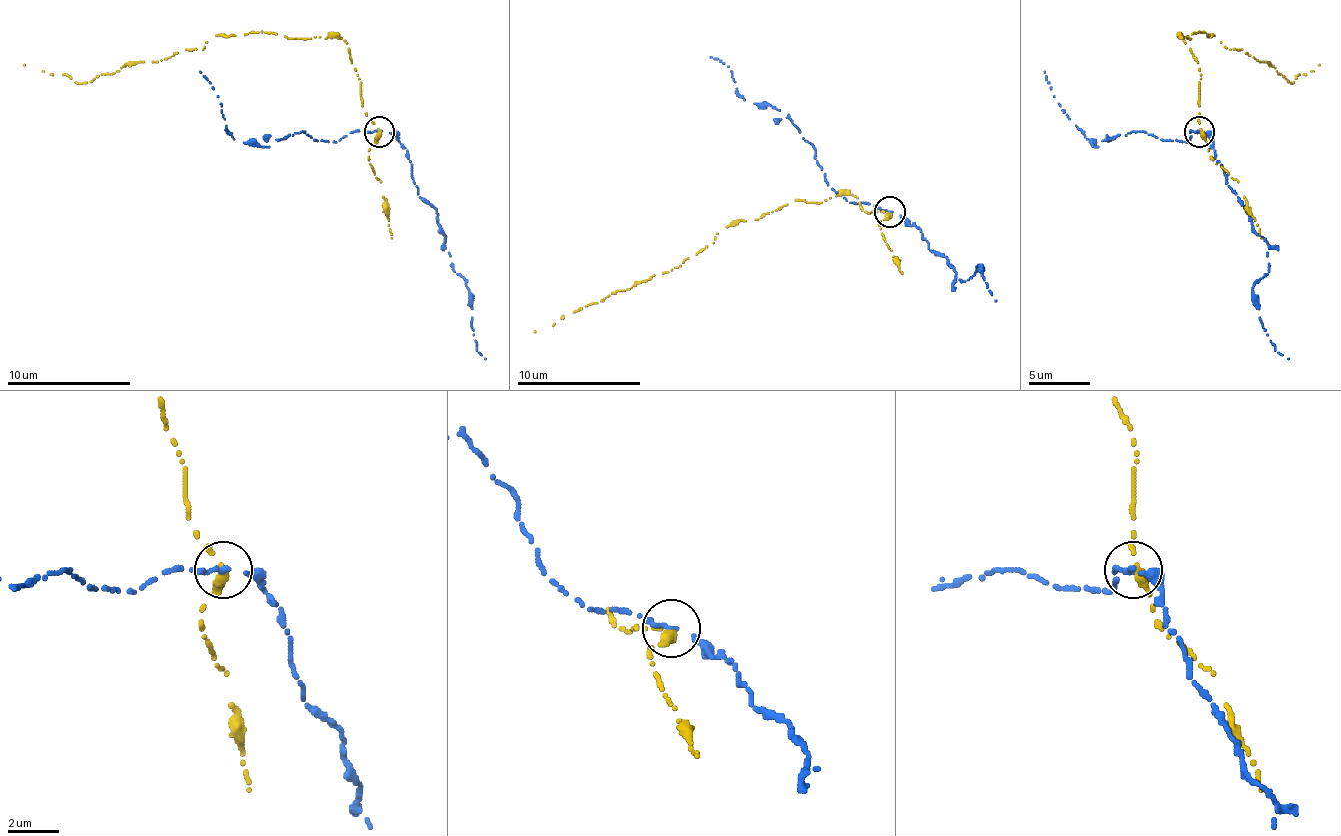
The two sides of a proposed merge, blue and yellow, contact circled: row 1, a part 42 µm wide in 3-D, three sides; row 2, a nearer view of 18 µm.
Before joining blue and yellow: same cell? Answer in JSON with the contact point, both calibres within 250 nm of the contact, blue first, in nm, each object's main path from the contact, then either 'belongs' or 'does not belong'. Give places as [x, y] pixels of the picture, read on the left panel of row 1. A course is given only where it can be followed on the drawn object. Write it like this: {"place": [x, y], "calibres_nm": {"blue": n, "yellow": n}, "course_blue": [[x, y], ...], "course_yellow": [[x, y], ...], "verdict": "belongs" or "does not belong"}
{"place": [379, 131], "calibres_nm": {"blue": 200, "yellow": 400}, "course_blue": [[380, 132], [327, 141], [306, 132], [272, 135], [265, 147], [247, 144], [225, 126], [219, 98], [200, 70]], "course_yellow": [[380, 132], [361, 107], [346, 42], [333, 36], [222, 36], [203, 48], [123, 64], [89, 82], [24, 64]], "verdict": "does not belong"}

